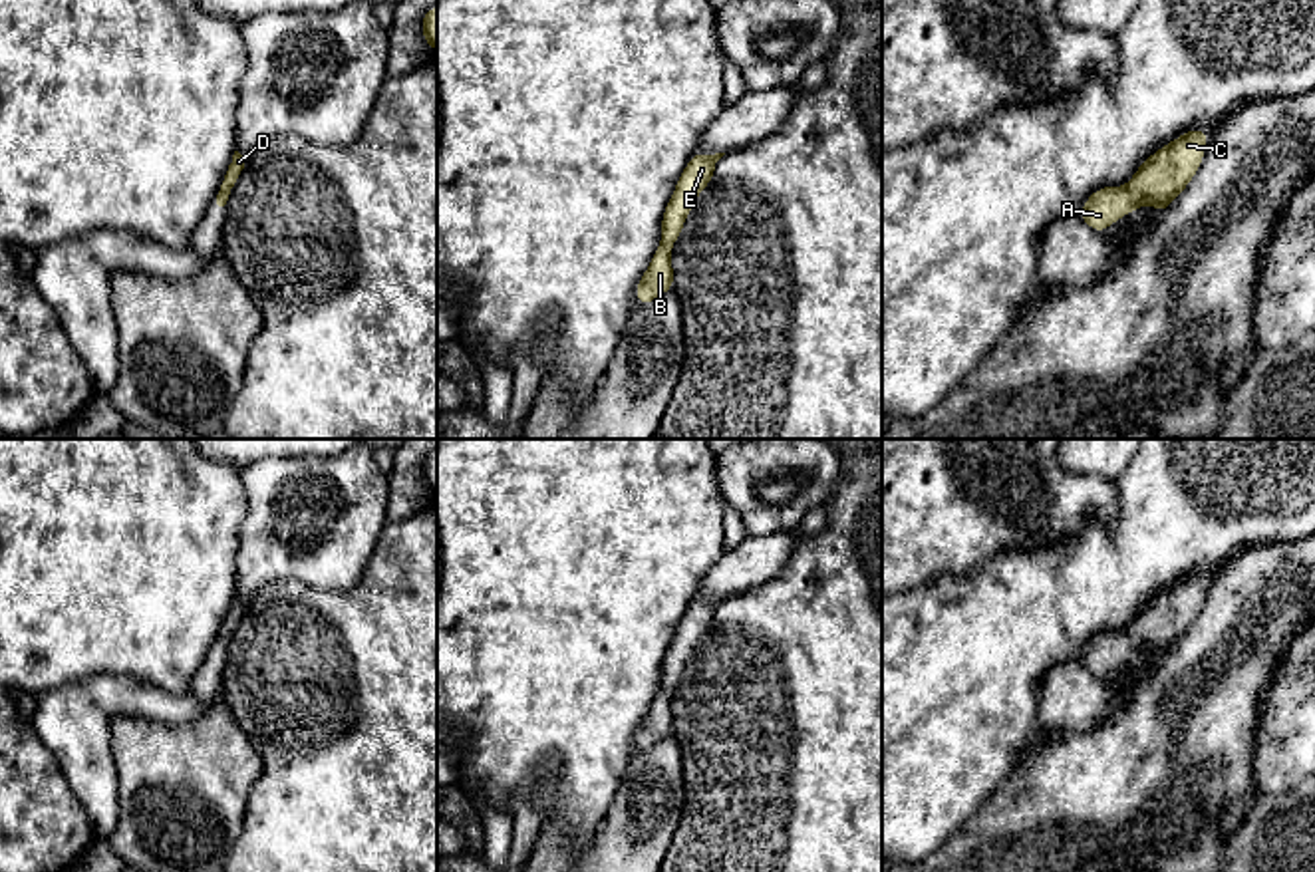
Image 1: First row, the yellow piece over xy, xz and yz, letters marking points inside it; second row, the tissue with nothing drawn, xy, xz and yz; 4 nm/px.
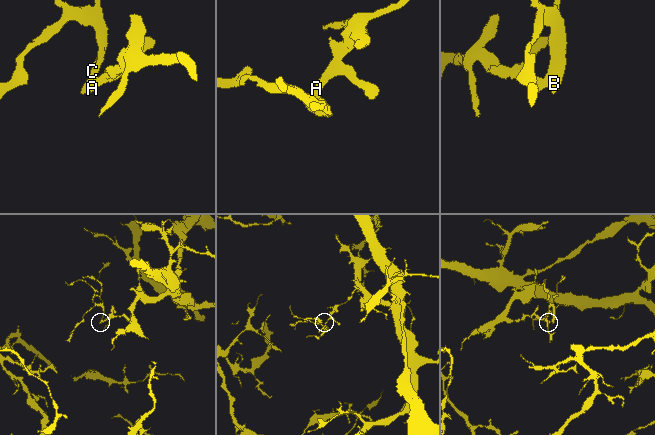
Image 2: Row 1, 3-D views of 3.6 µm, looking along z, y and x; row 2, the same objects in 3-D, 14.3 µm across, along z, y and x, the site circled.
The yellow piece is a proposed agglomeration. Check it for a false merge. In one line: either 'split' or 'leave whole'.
leave whole

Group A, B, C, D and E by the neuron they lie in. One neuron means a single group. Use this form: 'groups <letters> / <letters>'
groups A B C D E

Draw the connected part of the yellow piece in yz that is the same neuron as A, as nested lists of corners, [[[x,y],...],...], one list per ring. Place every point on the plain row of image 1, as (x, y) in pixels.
[[[1192,574],[1152,598],[1126,632],[1102,632],[1095,636],[1081,655],[1081,665],[1104,679],[1106,671],[1130,655],[1150,648],[1164,657],[1196,620],[1208,586],[1206,574]]]

